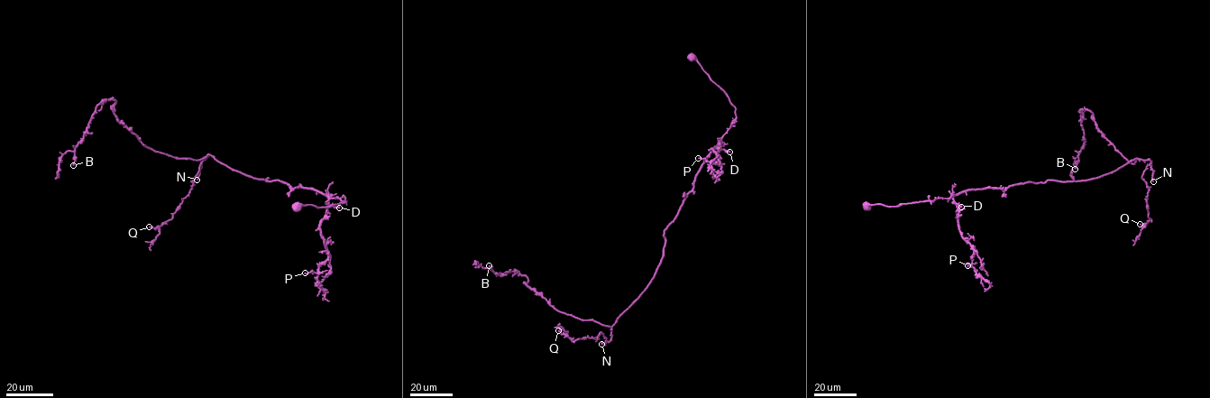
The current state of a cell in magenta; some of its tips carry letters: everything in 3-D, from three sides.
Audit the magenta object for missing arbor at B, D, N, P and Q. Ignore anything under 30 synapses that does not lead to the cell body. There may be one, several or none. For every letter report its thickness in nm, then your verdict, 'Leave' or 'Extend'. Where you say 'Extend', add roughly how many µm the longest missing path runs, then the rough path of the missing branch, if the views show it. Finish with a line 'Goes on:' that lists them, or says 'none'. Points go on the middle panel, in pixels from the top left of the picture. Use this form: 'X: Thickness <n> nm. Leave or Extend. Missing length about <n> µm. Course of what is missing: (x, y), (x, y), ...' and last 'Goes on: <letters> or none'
B: Thickness 160 nm. Leave
D: Thickness 190 nm. Leave
N: Thickness 240 nm. Extend. Missing length about 40 µm. Course of what is missing: (601, 344), (598, 351), (587, 351), (582, 347), (569, 355), (563, 353)
P: Thickness 150 nm. Leave
Q: Thickness 160 nm. Leave
Goes on: N

